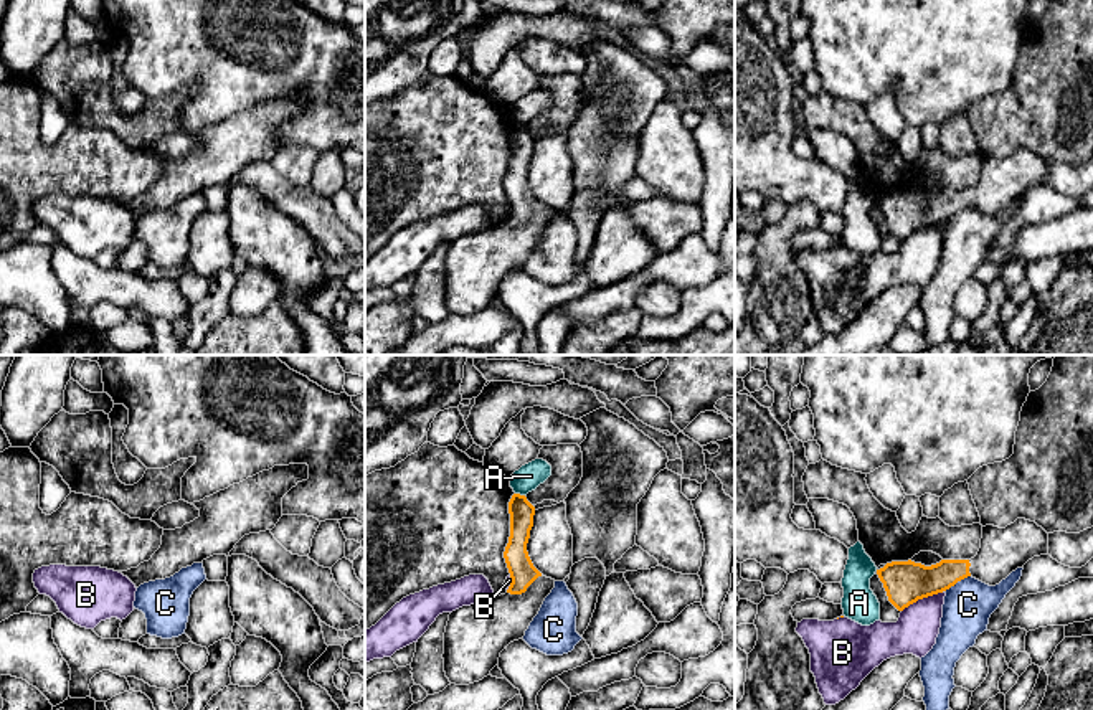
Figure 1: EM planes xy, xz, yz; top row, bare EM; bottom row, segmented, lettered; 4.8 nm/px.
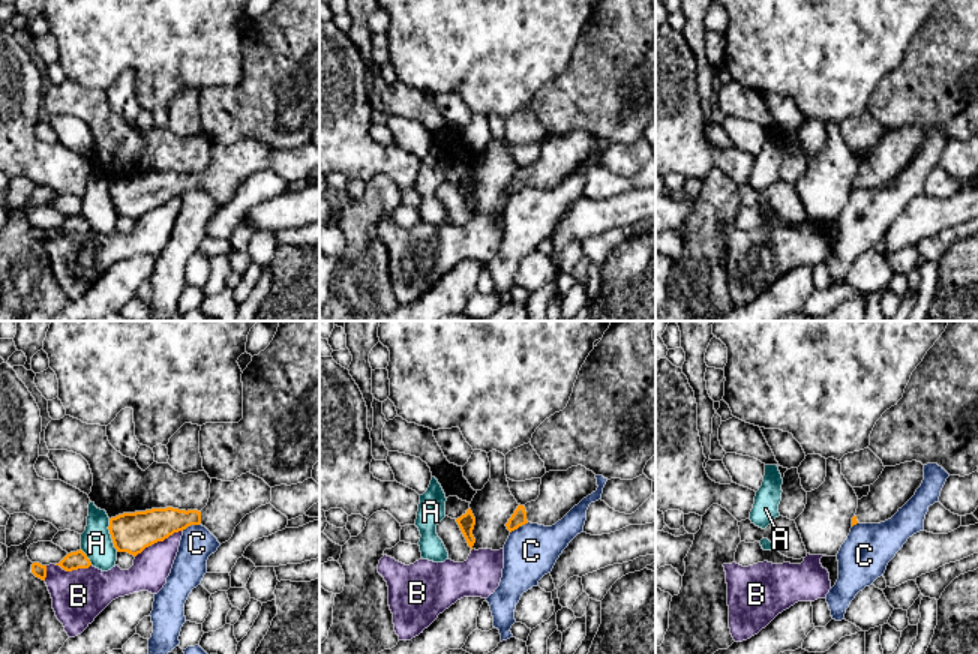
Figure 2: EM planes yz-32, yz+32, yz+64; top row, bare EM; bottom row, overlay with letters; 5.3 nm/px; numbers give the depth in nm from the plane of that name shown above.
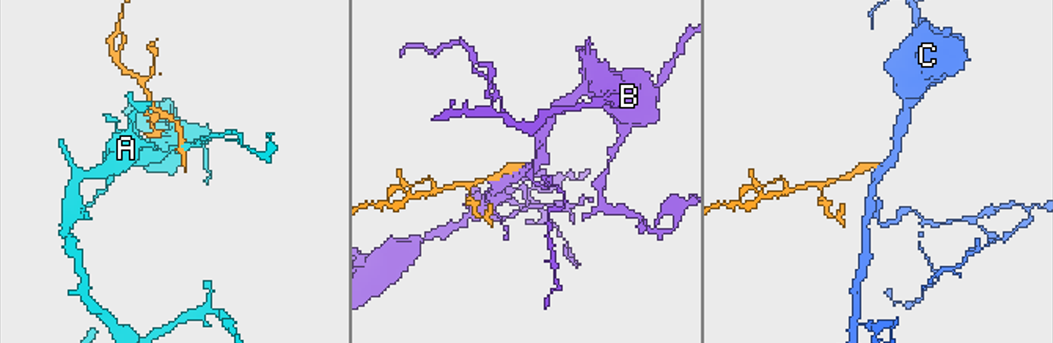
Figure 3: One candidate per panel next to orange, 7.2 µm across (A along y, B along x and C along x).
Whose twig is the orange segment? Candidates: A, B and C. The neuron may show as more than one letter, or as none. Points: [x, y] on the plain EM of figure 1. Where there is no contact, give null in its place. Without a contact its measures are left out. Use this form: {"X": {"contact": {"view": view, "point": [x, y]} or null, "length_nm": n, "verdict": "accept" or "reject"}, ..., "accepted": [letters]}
{"A": {"contact": {"view": "xz", "point": [519, 124]}, "length_nm": 50, "verdict": "reject"}, "B": {"contact": {"view": "yz", "point": [922, 228]}, "length_nm": 240, "verdict": "reject"}, "C": {"contact": {"view": "yz", "point": [956, 212]}, "length_nm": 150, "verdict": "reject"}, "accepted": []}

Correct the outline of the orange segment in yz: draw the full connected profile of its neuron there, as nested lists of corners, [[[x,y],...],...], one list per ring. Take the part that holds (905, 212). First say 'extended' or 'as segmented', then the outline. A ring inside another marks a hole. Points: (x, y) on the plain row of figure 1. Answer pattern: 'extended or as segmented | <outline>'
extended | [[[1017,149],[1005,159],[982,157],[981,178],[971,190],[941,190],[936,195],[892,192],[877,200],[888,231],[903,241],[918,230],[943,223],[972,206],[989,216],[999,215],[1034,187],[1048,183],[1048,163],[1035,152]]]

